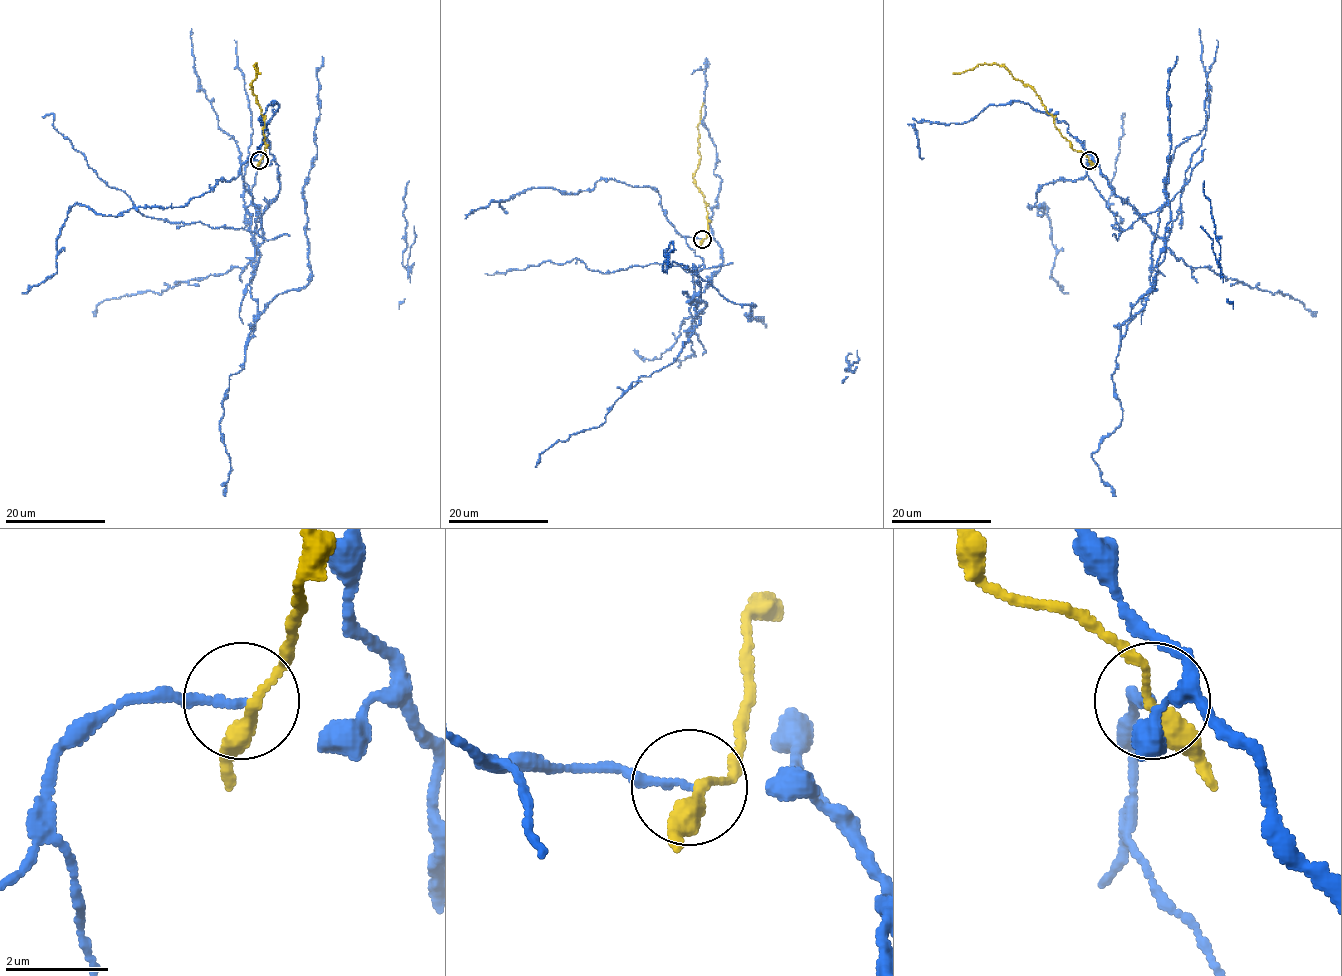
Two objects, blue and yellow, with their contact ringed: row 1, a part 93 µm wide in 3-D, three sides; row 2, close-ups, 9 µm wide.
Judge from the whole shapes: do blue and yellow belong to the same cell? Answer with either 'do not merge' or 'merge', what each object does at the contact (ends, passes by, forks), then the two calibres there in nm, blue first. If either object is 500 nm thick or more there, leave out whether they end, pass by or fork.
do not merge | blue ends | yellow passes by | 150/260 nm

